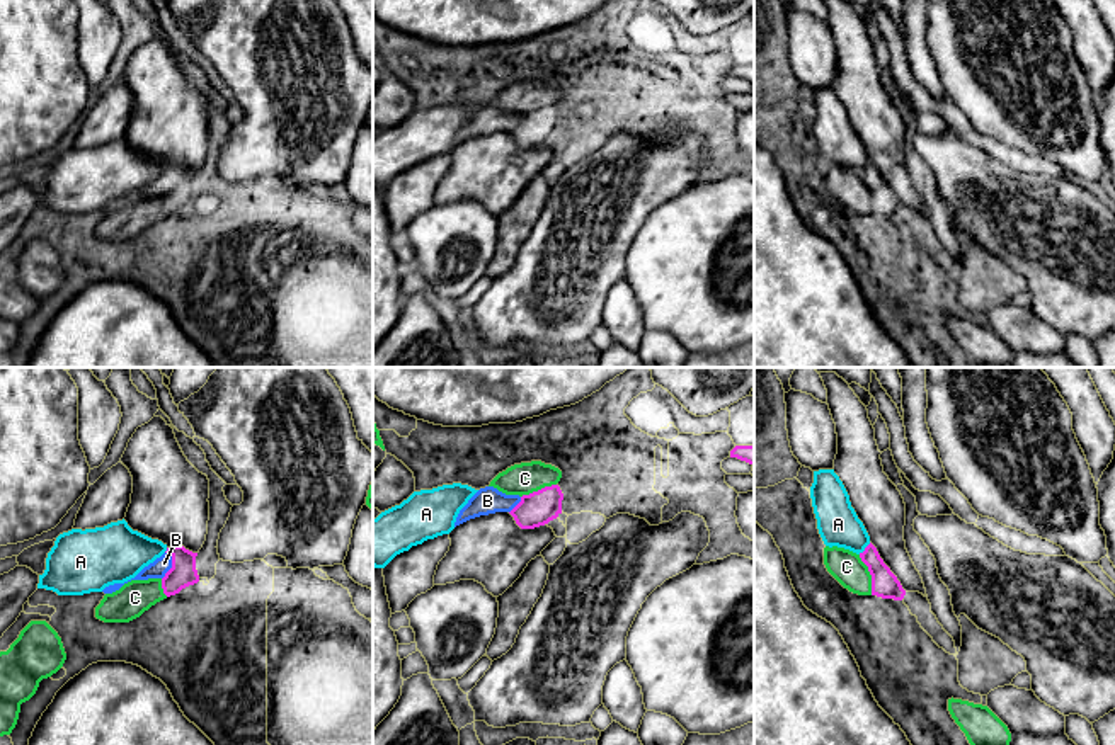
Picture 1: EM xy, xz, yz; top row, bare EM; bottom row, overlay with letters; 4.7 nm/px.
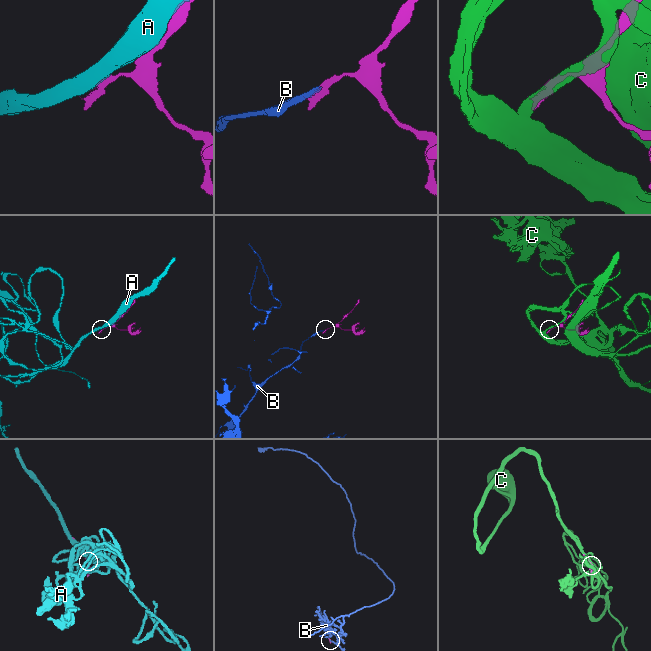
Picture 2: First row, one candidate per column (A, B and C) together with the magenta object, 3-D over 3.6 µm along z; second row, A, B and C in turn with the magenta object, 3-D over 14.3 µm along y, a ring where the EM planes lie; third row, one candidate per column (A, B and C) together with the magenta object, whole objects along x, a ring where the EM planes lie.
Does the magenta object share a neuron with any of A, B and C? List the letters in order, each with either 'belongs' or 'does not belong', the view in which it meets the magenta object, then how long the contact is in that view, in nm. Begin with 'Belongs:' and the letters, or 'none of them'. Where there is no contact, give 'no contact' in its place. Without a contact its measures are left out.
Belongs: B
A: does not belong | yz | 80 nm
B: belongs | xy | 140 nm
C: does not belong | yz | 200 nm

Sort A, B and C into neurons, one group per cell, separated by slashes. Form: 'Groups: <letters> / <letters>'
Groups: A C / B

